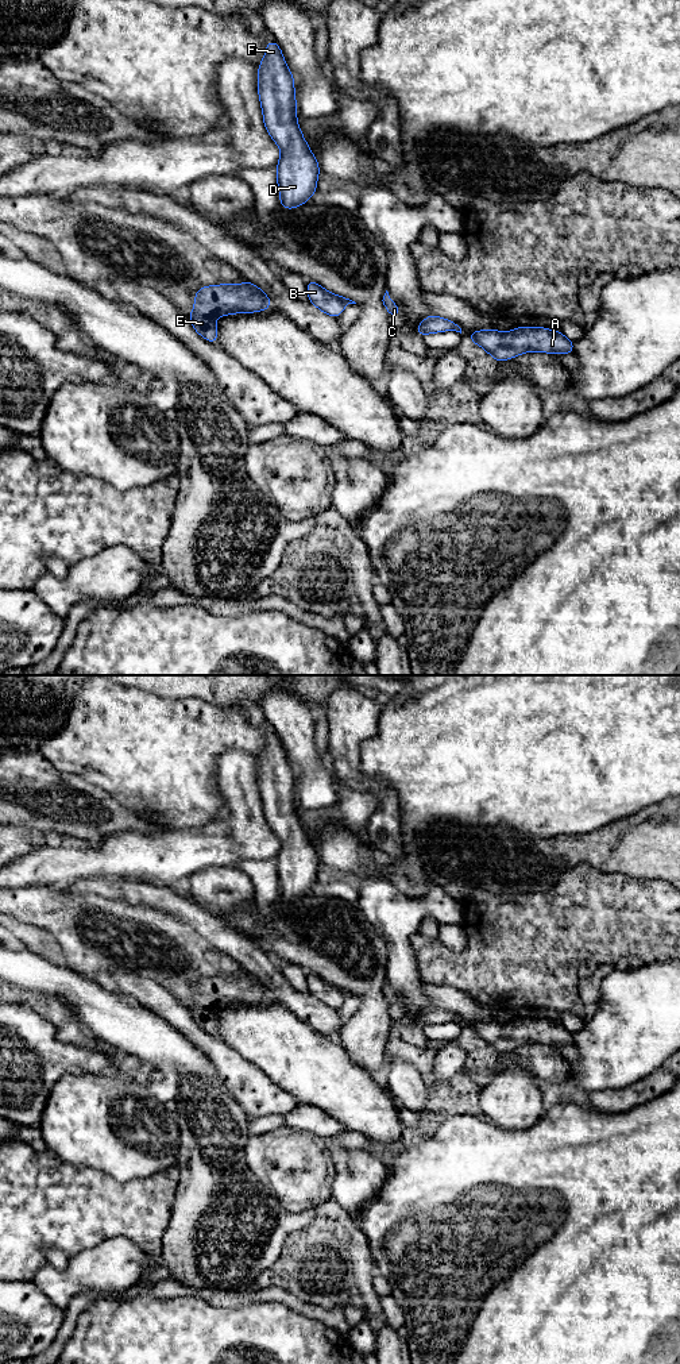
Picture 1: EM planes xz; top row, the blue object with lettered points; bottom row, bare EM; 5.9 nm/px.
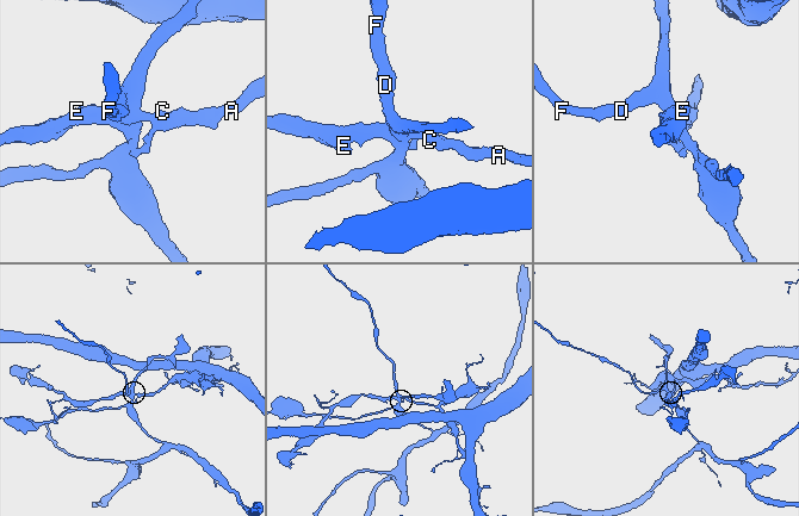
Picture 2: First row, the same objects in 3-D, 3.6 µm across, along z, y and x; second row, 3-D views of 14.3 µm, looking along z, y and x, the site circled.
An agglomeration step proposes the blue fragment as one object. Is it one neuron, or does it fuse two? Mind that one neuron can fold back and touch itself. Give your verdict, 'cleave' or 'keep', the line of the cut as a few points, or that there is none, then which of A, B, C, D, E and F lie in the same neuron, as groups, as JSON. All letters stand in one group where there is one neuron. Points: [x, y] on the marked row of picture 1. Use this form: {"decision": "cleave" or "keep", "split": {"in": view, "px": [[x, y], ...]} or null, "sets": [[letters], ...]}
{"decision": "cleave", "split": {"in": "xz", "px": [[335, 295], [344, 304]]}, "sets": [["A", "C", "E"], ["B", "D", "F"]]}

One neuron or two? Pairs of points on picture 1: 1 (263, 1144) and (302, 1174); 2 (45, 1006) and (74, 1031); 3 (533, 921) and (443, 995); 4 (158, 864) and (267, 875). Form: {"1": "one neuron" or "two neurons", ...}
{"1": "one neuron", "2": "one neuron", "3": "two neurons", "4": "two neurons"}

